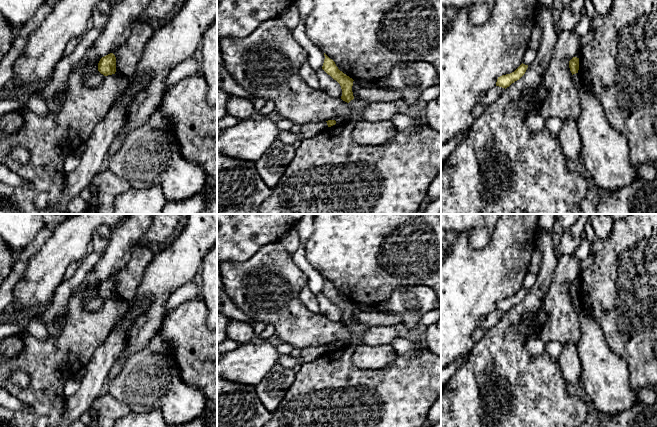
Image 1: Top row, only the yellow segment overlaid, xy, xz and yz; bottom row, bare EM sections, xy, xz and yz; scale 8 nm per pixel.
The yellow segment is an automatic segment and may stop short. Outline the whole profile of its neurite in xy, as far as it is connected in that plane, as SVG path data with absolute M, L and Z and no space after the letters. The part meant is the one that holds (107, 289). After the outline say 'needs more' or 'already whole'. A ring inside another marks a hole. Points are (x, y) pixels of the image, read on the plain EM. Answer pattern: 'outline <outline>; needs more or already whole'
outline M110 277L100 283L98 287L98 295L104 300L115 298L116 281L113 277Z; already whole

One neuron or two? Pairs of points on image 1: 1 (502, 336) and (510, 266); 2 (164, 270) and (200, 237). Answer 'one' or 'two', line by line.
1: two
2: one

